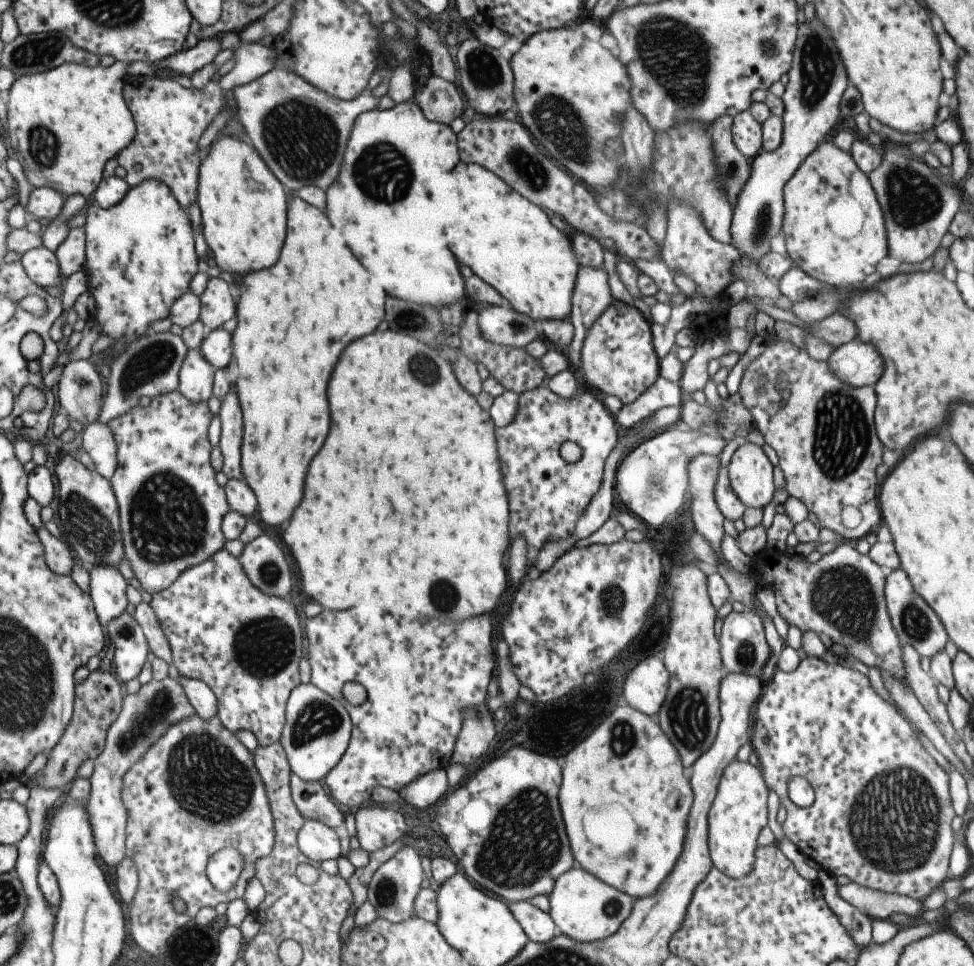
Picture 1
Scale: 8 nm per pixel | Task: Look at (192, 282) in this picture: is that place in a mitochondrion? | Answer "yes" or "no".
no

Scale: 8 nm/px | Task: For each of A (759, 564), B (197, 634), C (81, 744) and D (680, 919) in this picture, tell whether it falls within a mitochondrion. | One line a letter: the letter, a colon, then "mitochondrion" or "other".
A: other
B: other
C: other
D: other

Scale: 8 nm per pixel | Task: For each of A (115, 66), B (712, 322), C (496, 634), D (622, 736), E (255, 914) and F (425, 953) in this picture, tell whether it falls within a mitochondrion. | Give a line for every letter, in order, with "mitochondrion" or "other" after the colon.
A: other
B: other
C: other
D: mitochondrion
E: other
F: mitochondrion

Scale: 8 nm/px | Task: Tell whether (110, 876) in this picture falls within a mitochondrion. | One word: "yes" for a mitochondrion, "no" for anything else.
no

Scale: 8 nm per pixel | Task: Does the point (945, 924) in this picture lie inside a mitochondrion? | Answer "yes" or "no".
no

